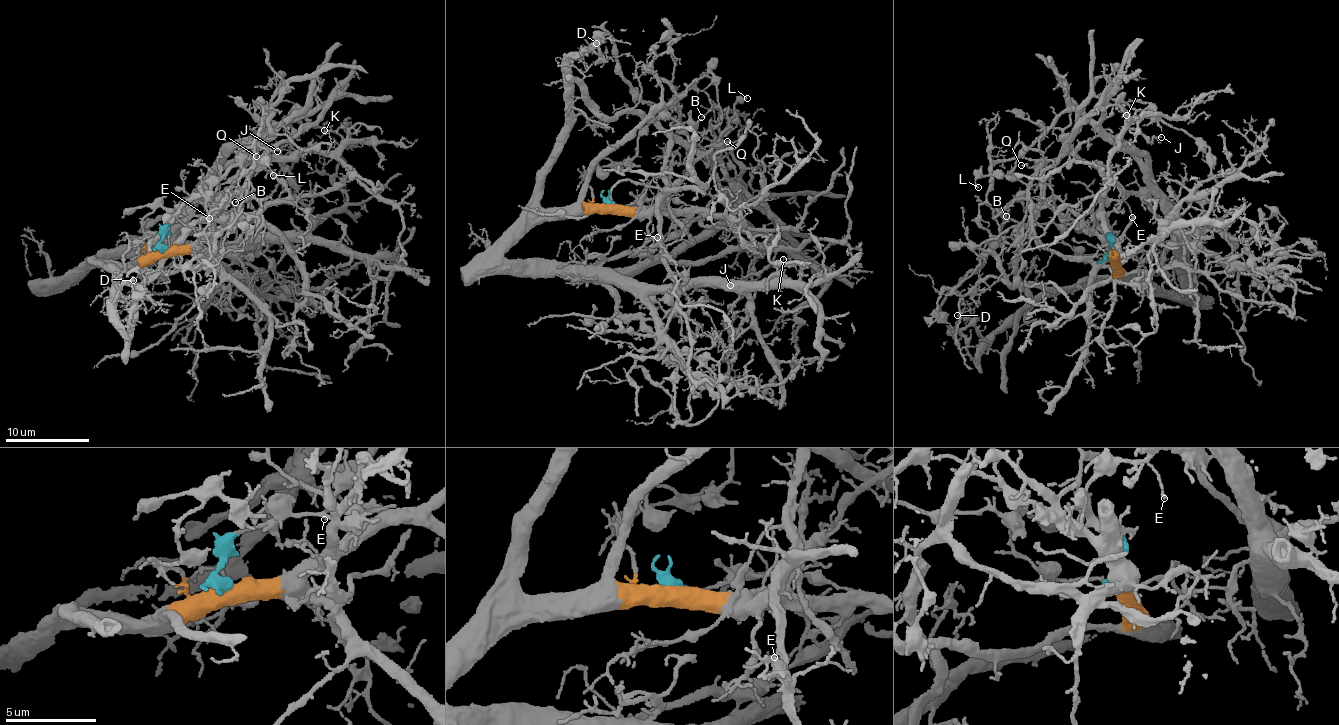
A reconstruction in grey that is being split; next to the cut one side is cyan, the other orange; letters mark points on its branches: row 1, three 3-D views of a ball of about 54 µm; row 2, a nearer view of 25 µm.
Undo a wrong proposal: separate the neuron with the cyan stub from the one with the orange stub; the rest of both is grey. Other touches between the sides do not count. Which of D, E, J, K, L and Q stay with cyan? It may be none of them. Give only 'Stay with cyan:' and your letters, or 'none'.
Stay with cyan: E, L

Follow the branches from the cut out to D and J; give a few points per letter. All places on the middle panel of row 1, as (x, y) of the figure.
D: (609, 204), (543, 208), (538, 204), (538, 173), (553, 148), (567, 112), (563, 71), (597, 43)
J: (609, 204), (543, 215), (503, 255), (639, 274), (656, 263), (755, 248), (774, 253), (766, 266), (730, 285)

